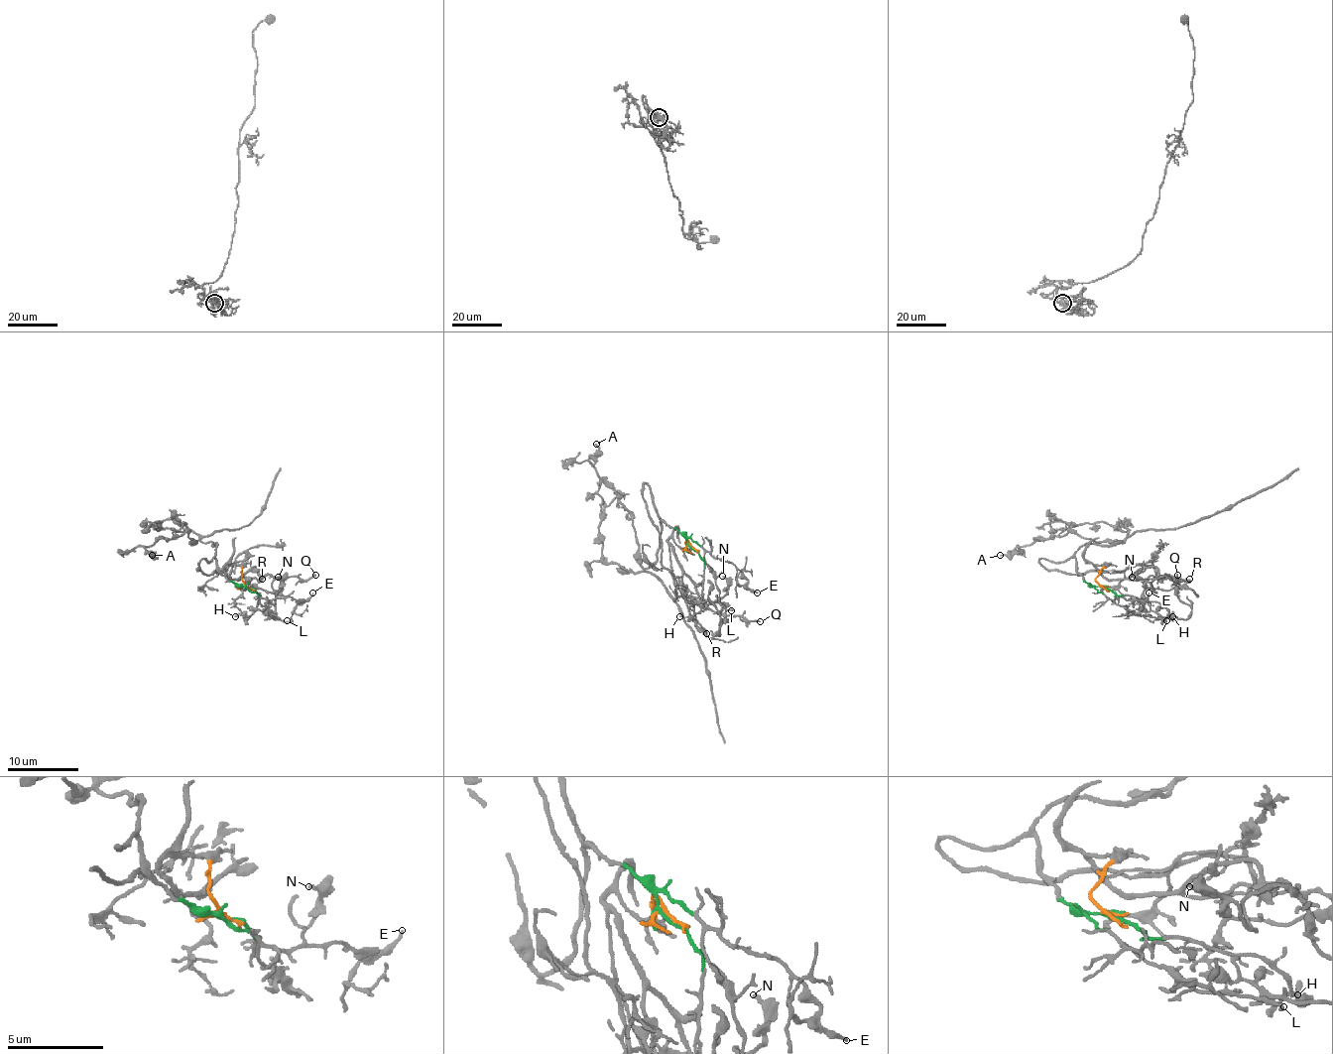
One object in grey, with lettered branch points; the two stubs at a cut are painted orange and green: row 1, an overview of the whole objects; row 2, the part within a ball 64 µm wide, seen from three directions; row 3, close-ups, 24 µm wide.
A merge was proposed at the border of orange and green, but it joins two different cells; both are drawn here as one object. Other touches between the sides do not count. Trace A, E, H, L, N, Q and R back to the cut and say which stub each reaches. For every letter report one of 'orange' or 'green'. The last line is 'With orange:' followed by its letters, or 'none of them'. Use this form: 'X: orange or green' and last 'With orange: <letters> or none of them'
A: green
E: green
H: green
L: green
N: orange
Q: orange
R: orange
With orange: N, Q, R

